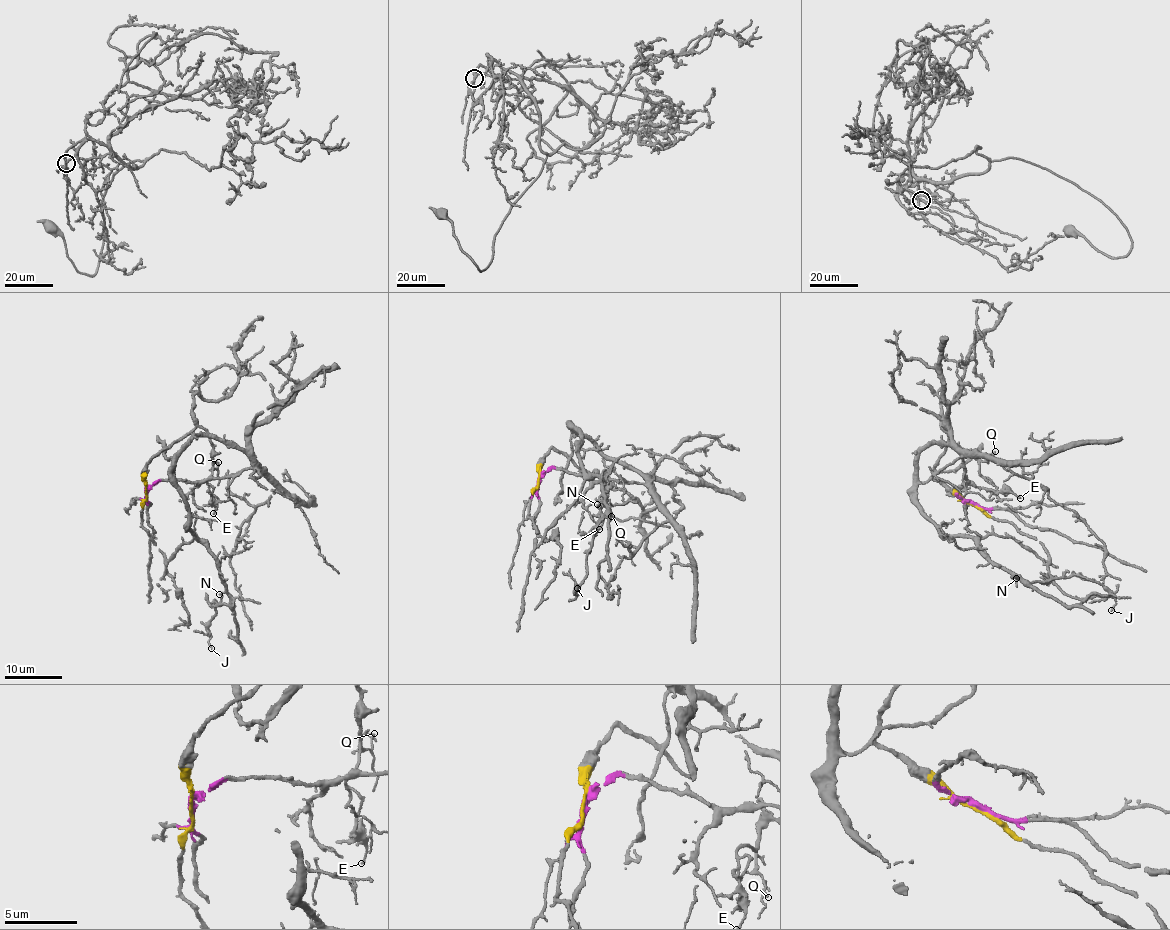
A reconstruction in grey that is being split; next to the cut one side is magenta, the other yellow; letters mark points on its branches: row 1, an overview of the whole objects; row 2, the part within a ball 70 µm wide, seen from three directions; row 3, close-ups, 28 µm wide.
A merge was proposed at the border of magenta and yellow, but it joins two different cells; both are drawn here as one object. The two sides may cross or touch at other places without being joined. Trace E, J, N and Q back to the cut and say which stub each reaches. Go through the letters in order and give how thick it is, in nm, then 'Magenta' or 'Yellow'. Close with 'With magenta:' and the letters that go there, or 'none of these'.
E: Thickness 130 nm. Yellow
J: Thickness 120 nm. Magenta
N: Thickness 100 nm. Magenta
Q: Thickness 130 nm. Yellow
With magenta: J, N

